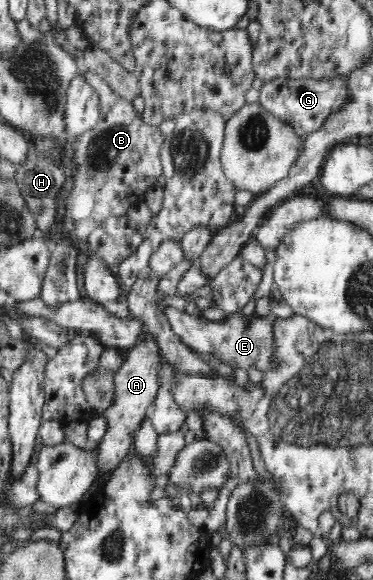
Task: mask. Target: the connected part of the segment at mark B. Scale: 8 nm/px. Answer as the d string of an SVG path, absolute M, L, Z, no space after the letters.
M84 70L83 76L89 82L100 99L99 119L97 123L76 138L69 139L72 144L74 153L74 163L76 168L71 173L74 184L72 190L68 193L65 201L66 213L62 227L66 229L67 235L75 238L77 241L85 241L88 235L100 225L105 218L109 216L121 216L131 205L137 205L143 202L145 193L155 187L157 178L162 174L162 163L160 160L161 144L164 136L161 134L159 127L147 125L142 116L135 108L132 101L117 96L109 84L104 82L93 72Z

